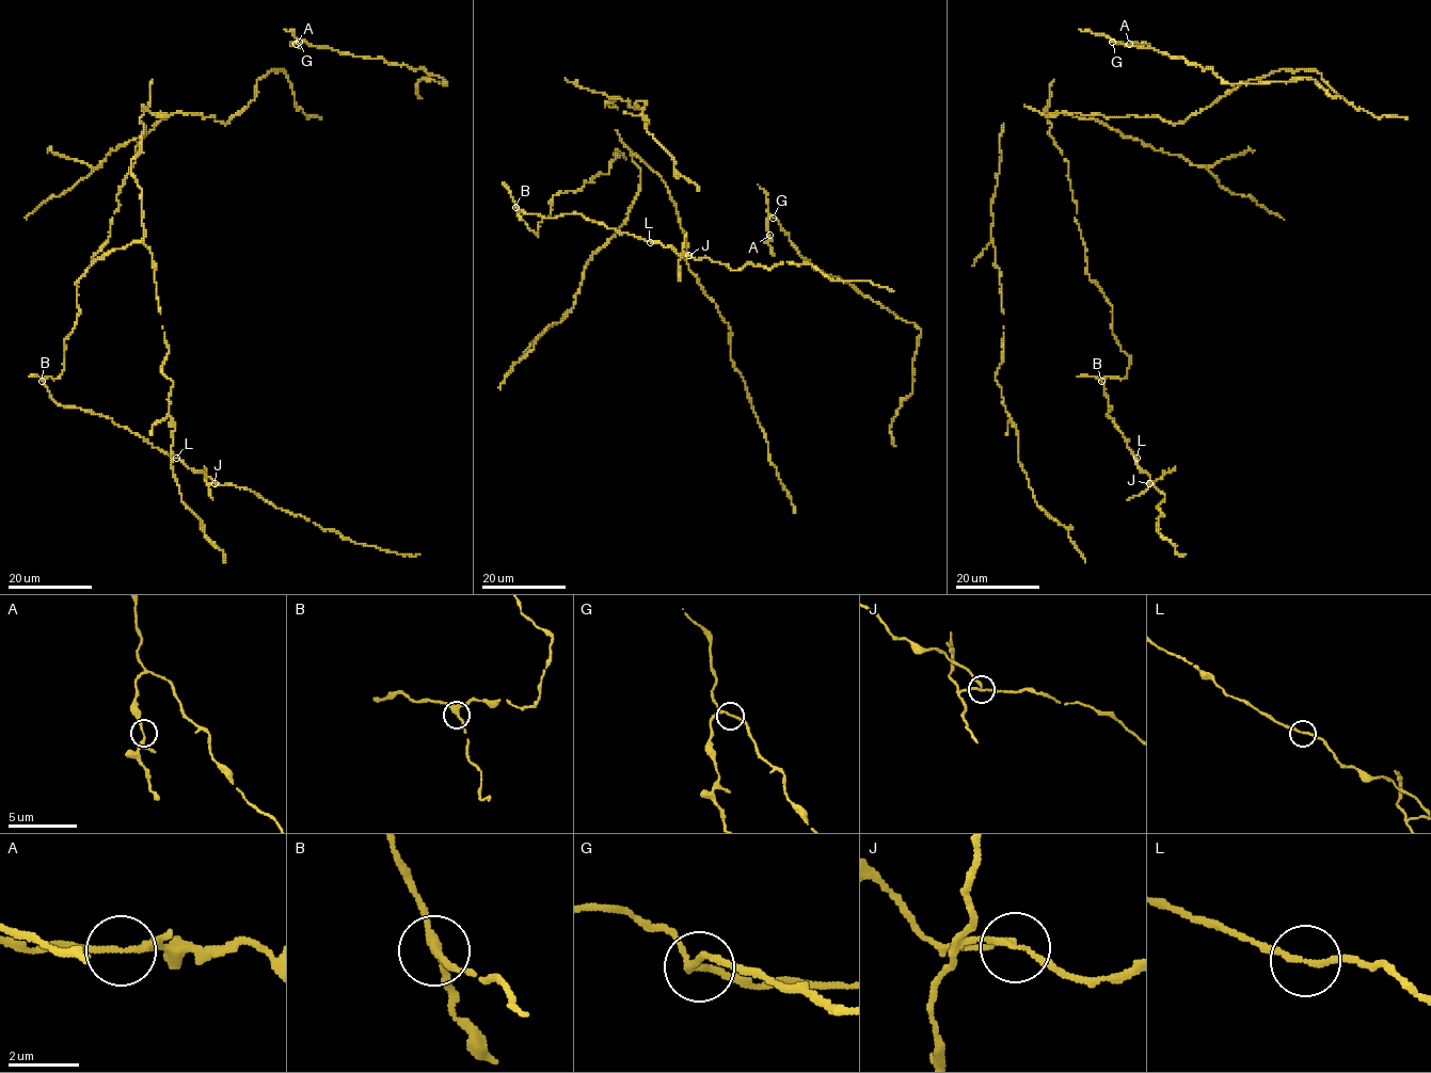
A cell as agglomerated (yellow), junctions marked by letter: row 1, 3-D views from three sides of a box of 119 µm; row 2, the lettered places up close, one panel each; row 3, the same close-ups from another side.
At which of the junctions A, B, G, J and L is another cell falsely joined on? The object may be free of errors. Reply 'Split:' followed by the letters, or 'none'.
Split: J

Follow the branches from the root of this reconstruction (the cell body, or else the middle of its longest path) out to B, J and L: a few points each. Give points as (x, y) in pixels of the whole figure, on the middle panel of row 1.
B: (609, 171), (578, 190), (554, 194), (554, 218), (537, 224), (537, 236), (515, 207)
J: (609, 171), (554, 194), (554, 218), (537, 224), (537, 236), (518, 214), (578, 213), (688, 255)
L: (609, 171), (554, 194), (554, 218), (537, 224), (537, 236), (518, 214), (578, 213), (649, 241)

